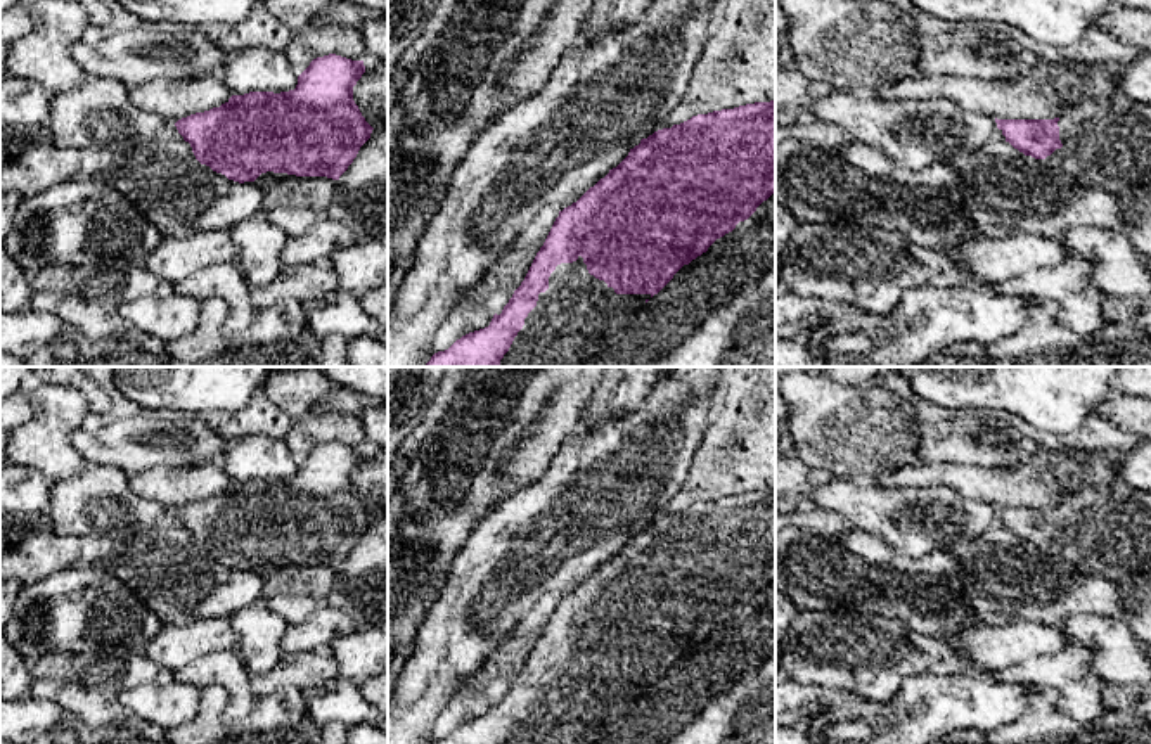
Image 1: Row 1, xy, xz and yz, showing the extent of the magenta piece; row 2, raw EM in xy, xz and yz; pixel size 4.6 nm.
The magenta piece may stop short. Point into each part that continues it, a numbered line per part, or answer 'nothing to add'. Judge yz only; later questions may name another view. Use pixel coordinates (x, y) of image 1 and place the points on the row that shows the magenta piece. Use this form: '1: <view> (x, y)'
1: yz (1113, 132)

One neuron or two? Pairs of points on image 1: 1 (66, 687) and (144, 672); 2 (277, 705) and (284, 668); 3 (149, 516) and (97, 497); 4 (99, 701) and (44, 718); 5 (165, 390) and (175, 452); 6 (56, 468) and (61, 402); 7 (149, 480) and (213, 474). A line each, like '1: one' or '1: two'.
1: one
2: two
3: one
4: two
5: two
6: one
7: one

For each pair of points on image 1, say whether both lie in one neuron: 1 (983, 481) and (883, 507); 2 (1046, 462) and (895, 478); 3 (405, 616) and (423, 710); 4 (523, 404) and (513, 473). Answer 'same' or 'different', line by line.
1: different
2: same
3: different
4: same

